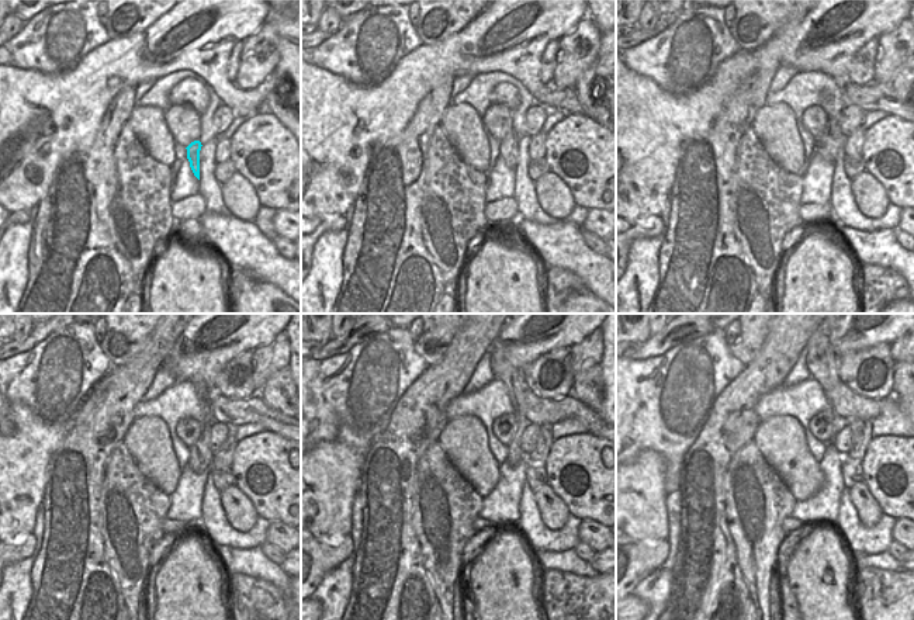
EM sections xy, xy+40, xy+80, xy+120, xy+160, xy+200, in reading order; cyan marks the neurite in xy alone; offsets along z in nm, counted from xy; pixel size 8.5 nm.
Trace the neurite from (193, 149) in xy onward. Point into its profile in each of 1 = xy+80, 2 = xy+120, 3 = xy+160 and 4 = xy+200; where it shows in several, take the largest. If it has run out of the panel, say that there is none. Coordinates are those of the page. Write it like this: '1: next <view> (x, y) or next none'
1: next xy+80 (828, 142)
2: next xy+120 (201, 456)
3: next xy+160 (513, 378)
4: next xy+200 (823, 364)

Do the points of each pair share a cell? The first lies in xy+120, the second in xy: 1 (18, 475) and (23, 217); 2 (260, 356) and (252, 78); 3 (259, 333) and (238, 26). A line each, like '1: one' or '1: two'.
1: two
2: one
3: one

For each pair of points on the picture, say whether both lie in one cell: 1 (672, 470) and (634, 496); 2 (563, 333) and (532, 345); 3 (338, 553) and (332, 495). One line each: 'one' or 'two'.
1: two
2: one
3: two

